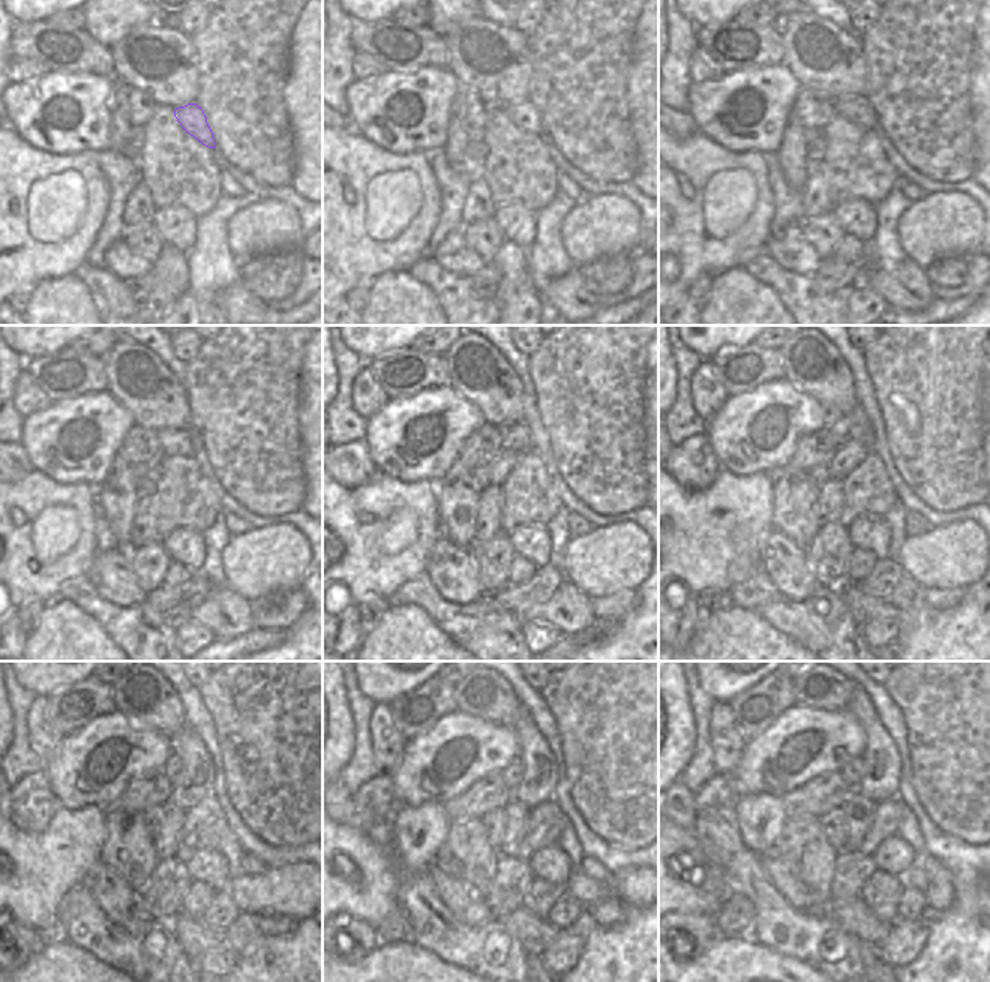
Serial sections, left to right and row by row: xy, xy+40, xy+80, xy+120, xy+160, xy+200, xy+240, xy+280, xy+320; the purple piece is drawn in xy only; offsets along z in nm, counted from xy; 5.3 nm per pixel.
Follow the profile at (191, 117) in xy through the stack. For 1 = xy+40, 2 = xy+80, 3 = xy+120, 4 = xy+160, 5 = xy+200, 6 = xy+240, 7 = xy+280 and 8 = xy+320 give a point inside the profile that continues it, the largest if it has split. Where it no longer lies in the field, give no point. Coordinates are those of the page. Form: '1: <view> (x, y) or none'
1: xy+40 (524, 114)
2: xy+80 (857, 110)
3: xy+120 (174, 443)
4: xy+160 (516, 438)
5: xy+200 (845, 428)
6: xy+240 (174, 766)
7: xy+280 (513, 774)
8: xy+320 (852, 772)

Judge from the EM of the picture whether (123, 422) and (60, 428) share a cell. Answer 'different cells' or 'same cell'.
same cell

